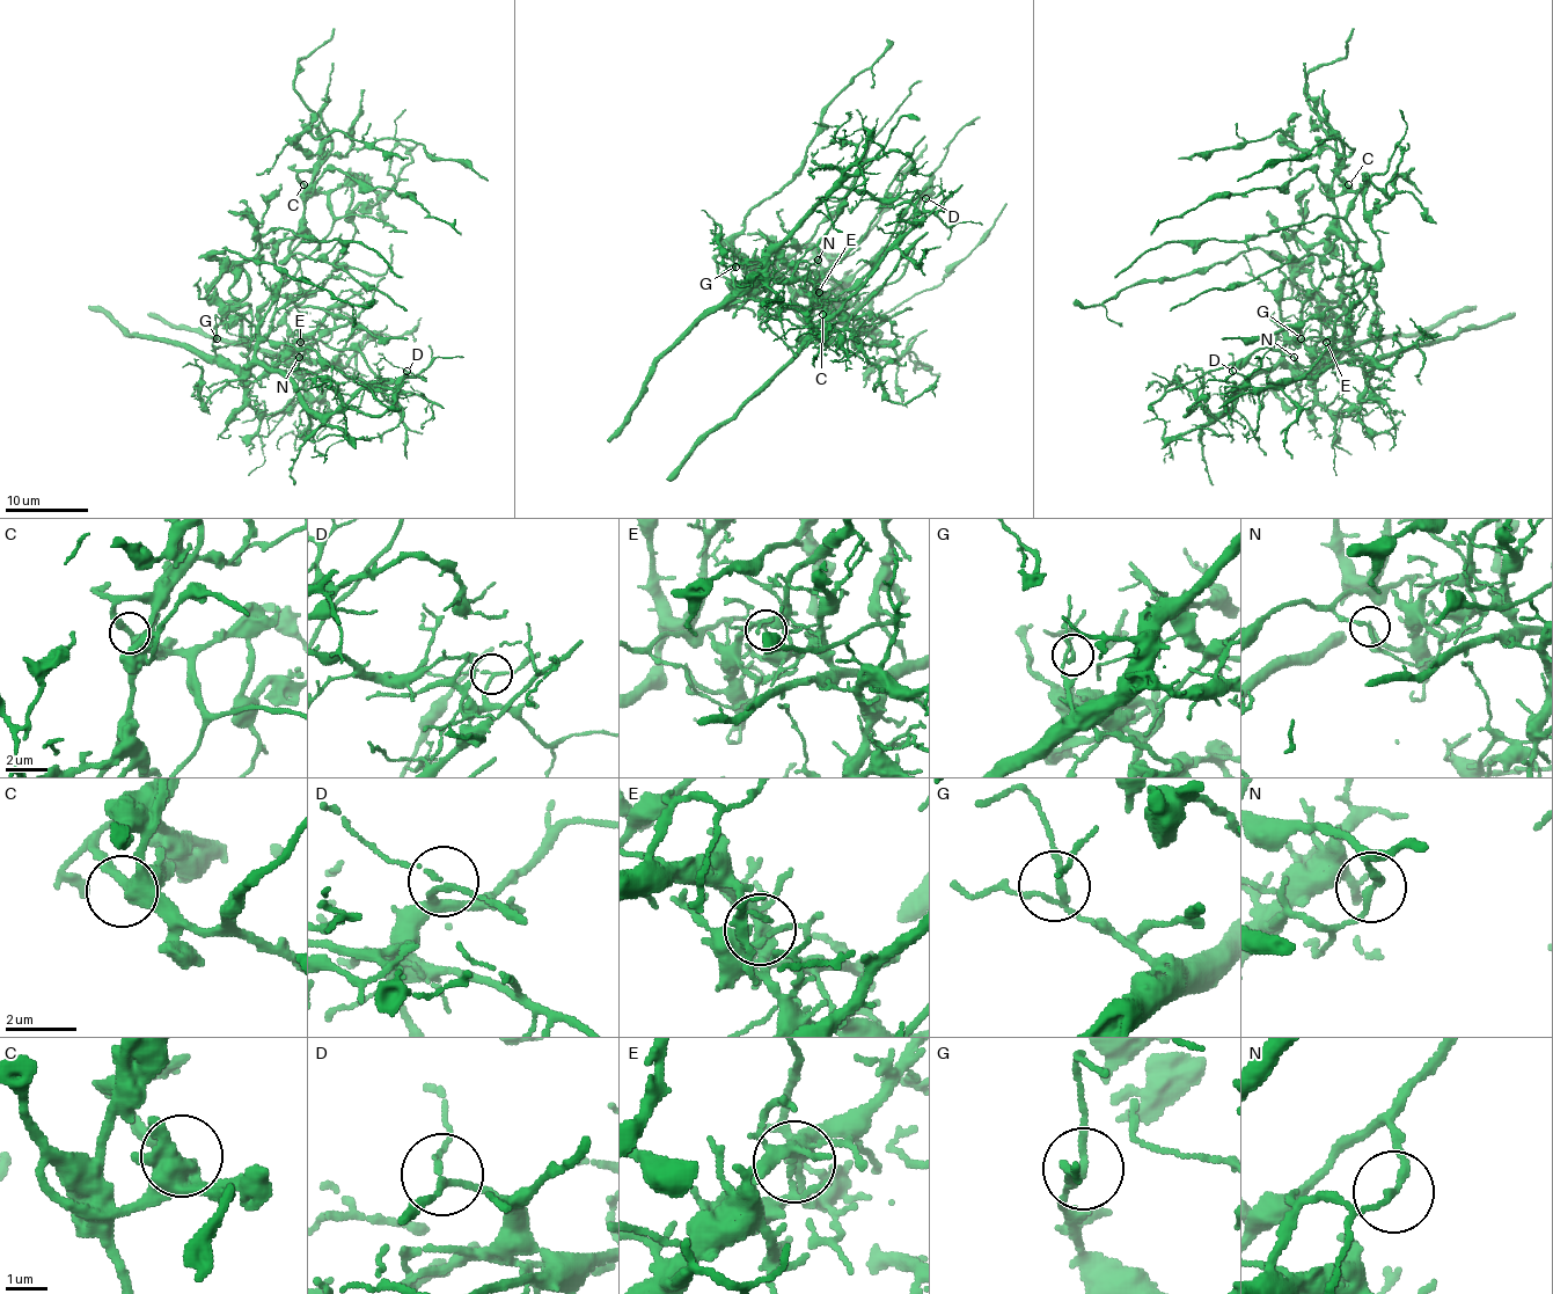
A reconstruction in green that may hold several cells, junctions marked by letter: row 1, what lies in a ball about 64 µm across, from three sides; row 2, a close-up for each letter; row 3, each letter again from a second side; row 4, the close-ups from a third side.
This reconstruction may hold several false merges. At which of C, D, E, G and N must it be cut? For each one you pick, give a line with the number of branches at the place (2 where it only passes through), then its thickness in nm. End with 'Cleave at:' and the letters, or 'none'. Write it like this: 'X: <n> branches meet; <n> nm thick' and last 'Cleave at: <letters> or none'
E: 8 branches meet; 300 nm thick
N: 2 branches meet; 160 nm thick
Cleave at: E, N

